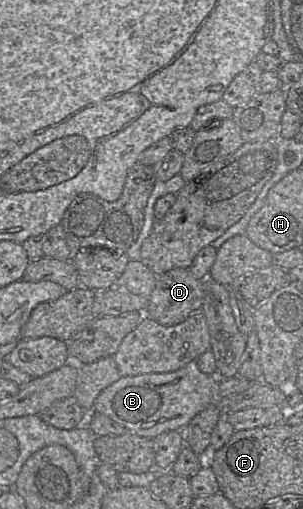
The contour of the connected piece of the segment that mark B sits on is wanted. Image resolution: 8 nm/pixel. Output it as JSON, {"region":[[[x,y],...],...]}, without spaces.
{"region":[[[193,360],[169,373],[122,376],[98,395],[93,410],[116,421],[127,432],[155,438],[164,432],[186,427],[198,413],[218,402],[219,377],[204,374],[199,370],[197,360]]]}

